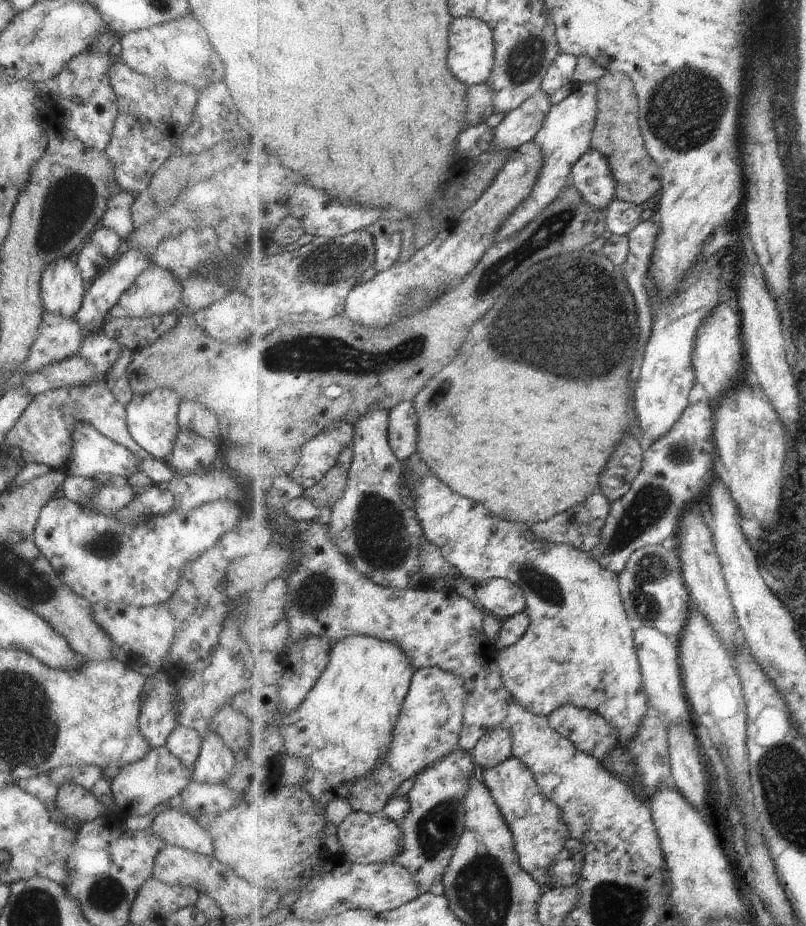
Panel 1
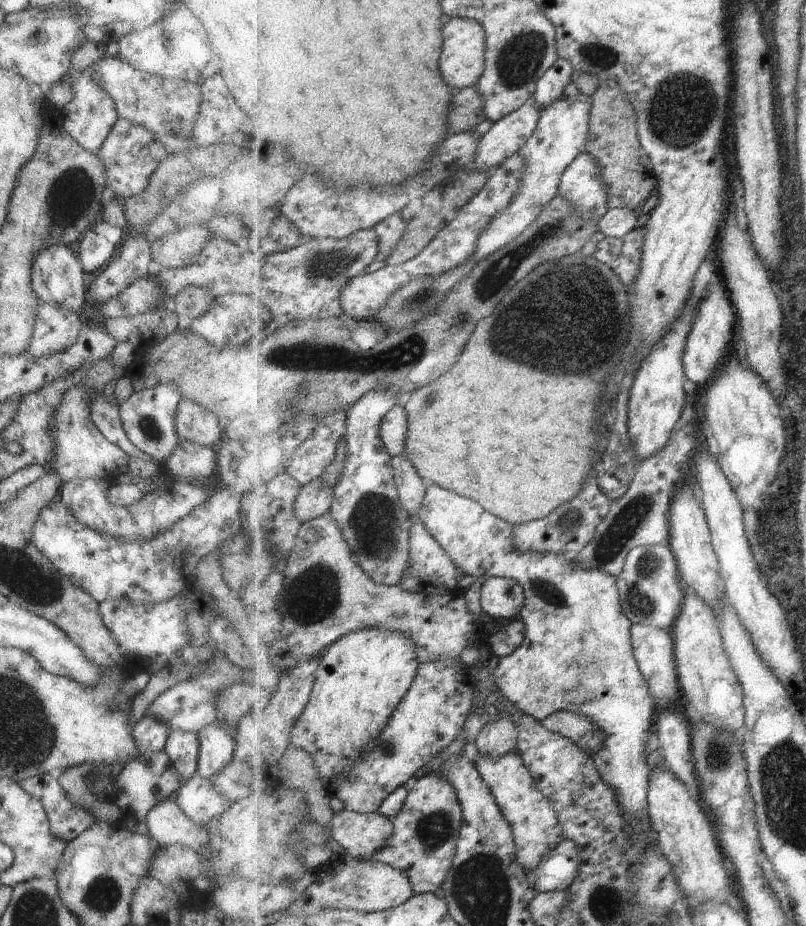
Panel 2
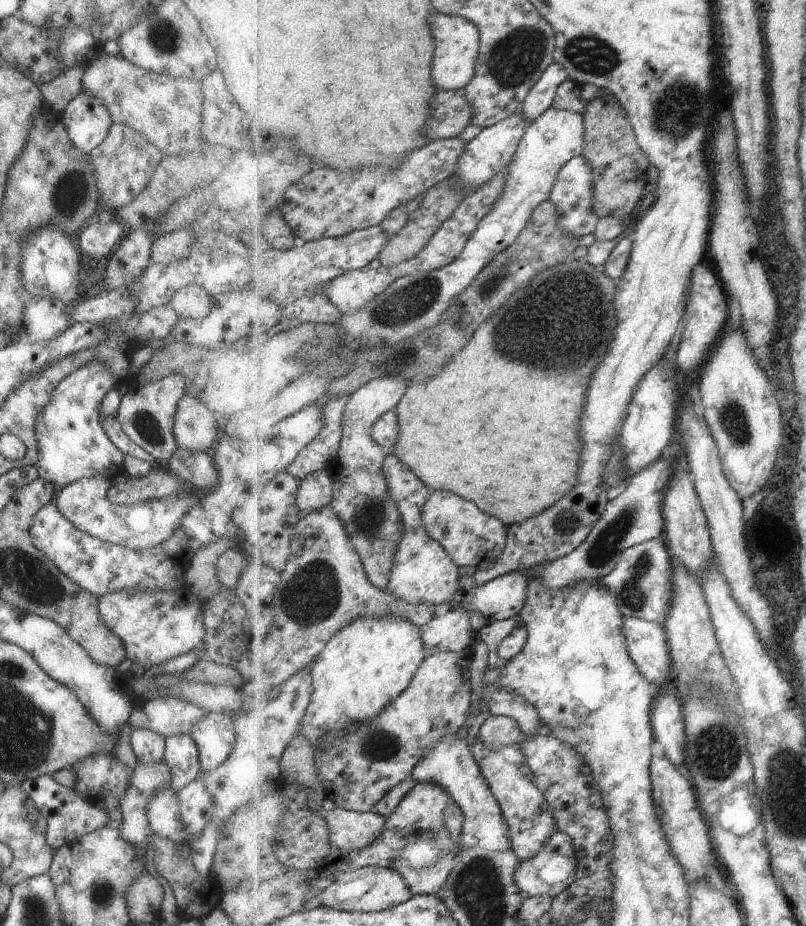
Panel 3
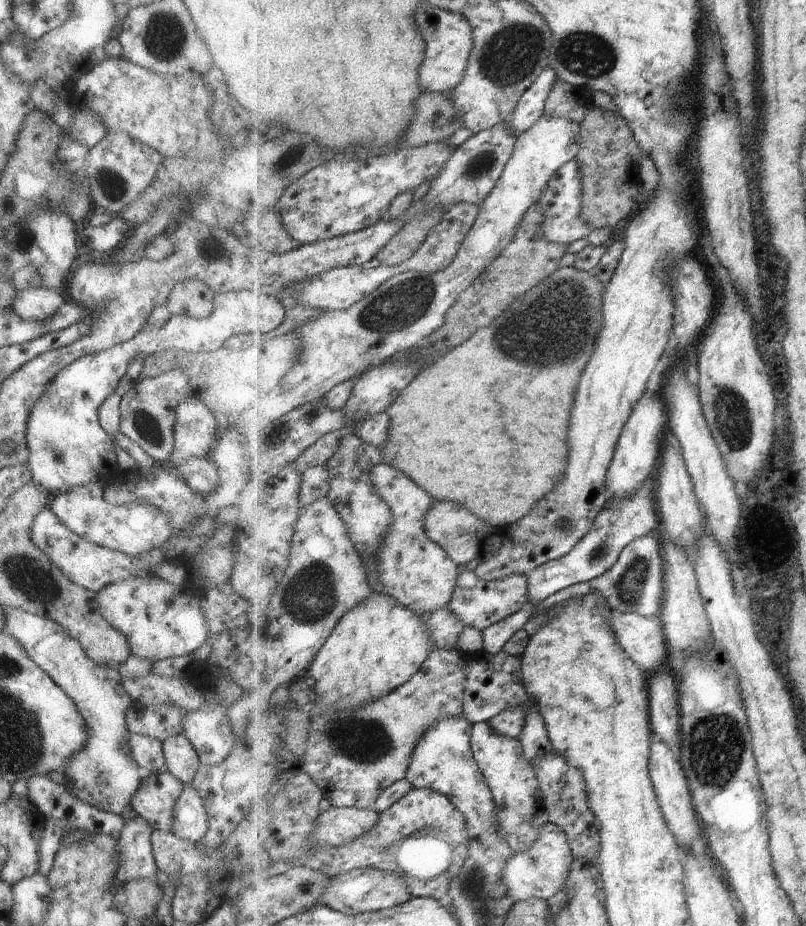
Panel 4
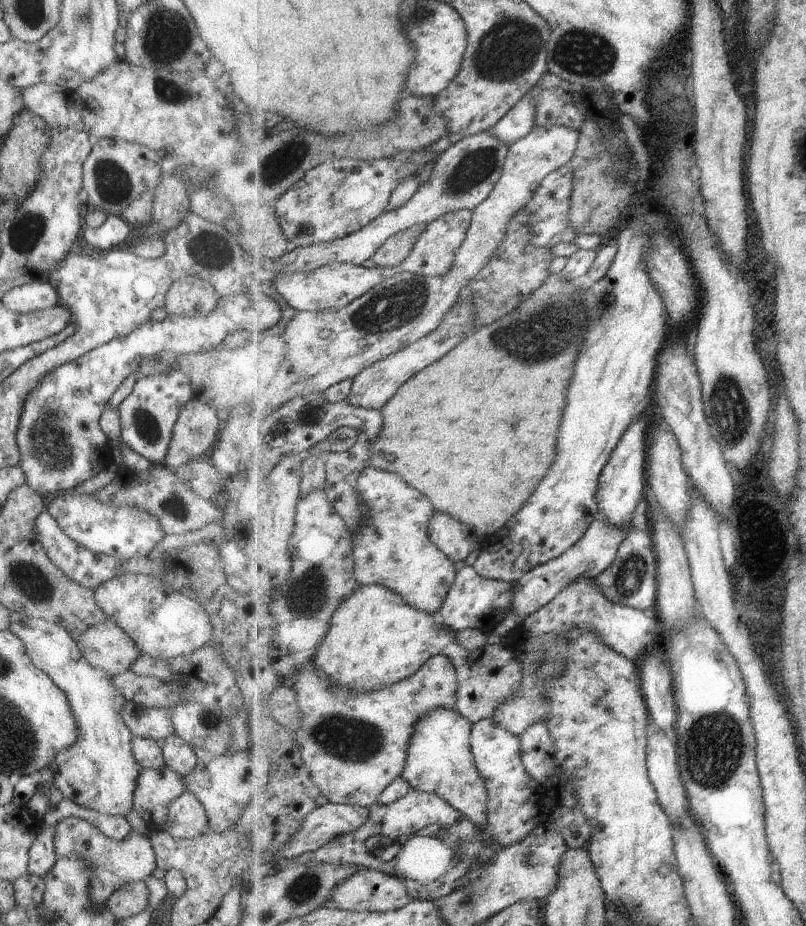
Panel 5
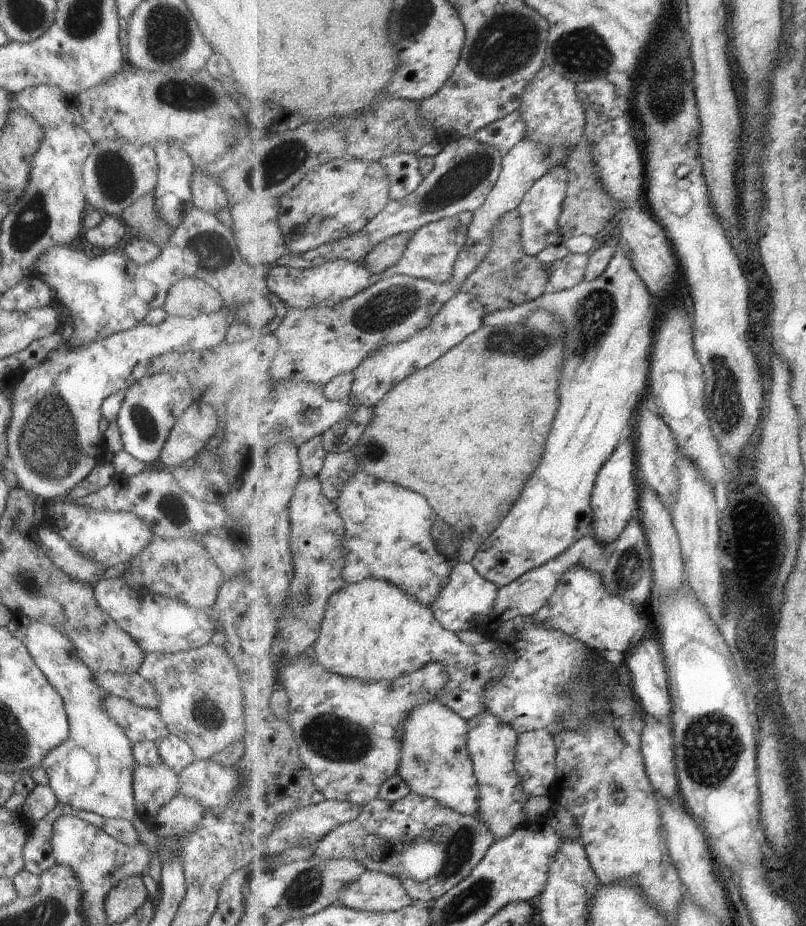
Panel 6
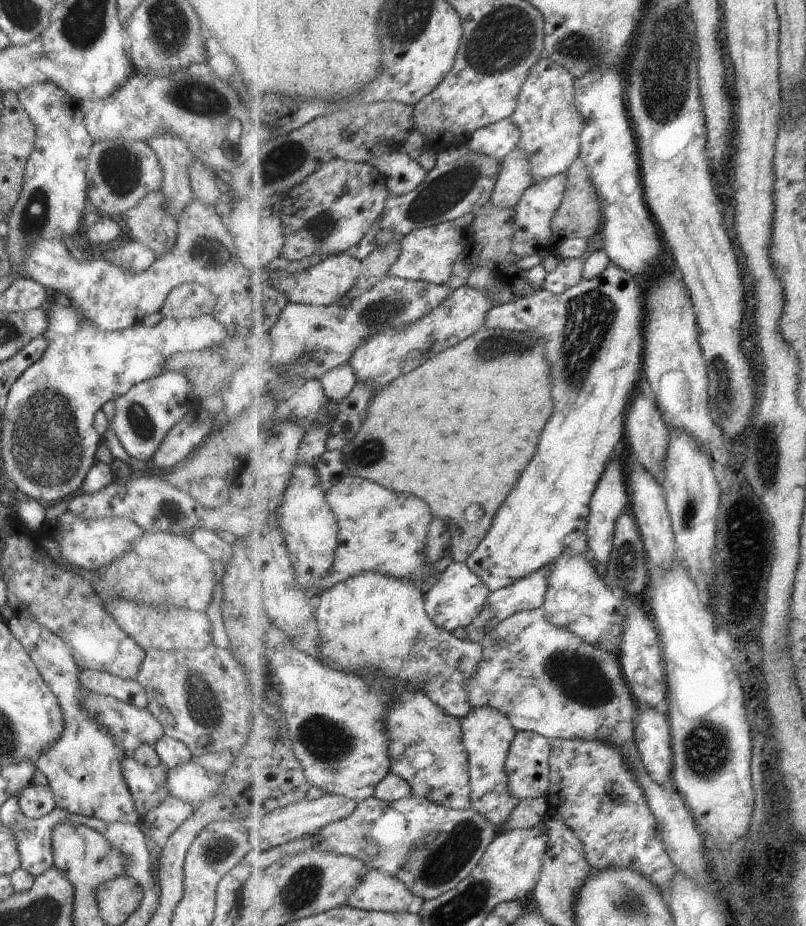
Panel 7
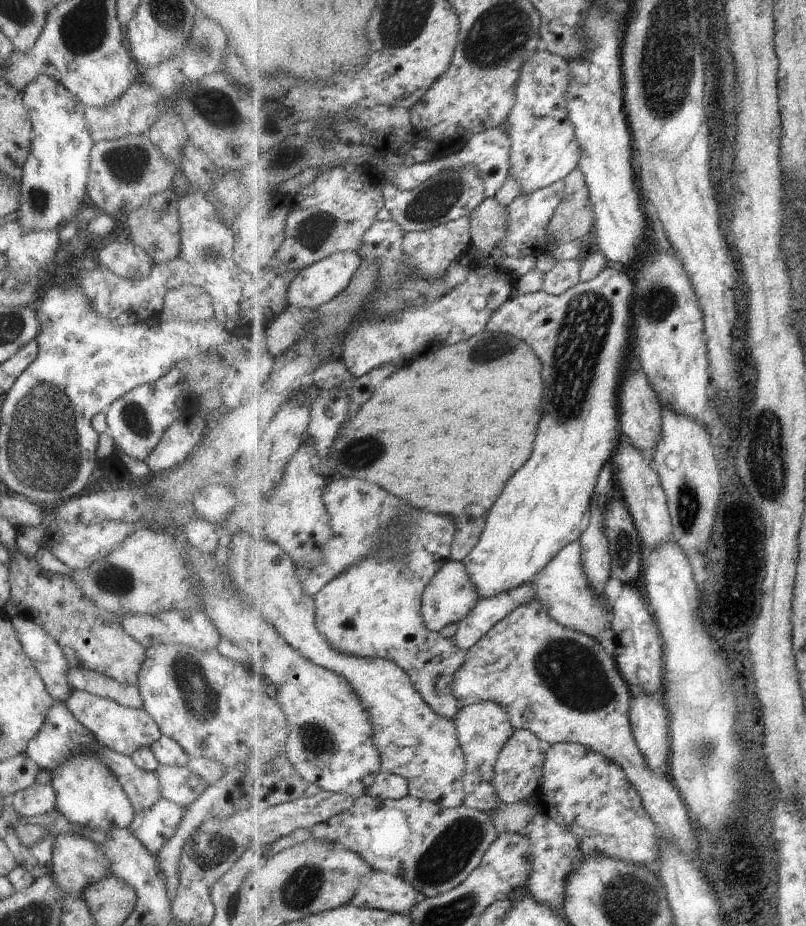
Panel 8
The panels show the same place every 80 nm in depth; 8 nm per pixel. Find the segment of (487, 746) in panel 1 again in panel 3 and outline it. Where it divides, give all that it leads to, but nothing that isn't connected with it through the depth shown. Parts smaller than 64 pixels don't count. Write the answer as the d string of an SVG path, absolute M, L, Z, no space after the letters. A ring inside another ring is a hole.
M489 716L481 725L477 736L486 745L508 747L524 741L522 727L511 717Z

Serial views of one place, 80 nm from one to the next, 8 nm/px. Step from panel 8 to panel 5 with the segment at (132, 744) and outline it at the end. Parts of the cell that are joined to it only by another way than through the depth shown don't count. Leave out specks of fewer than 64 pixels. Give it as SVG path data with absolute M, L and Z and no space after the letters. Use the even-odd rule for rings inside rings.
M125 701L118 713L133 737L160 742L174 732L167 708L145 708L134 702Z

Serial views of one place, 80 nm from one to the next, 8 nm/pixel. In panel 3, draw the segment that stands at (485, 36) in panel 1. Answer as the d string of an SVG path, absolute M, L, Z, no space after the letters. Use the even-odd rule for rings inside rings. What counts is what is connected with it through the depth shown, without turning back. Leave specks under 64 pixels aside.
M446 14L431 16L431 26L435 28L437 46L433 70L436 87L441 91L464 90L474 79L476 73L478 59L480 58L482 32L472 20Z

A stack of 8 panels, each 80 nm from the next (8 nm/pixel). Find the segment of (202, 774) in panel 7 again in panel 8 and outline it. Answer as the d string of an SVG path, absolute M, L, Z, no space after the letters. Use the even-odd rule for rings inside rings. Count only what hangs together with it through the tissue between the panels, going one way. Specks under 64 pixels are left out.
M159 764L155 772L161 798L183 808L191 804L207 788L206 784L185 765L174 767Z

